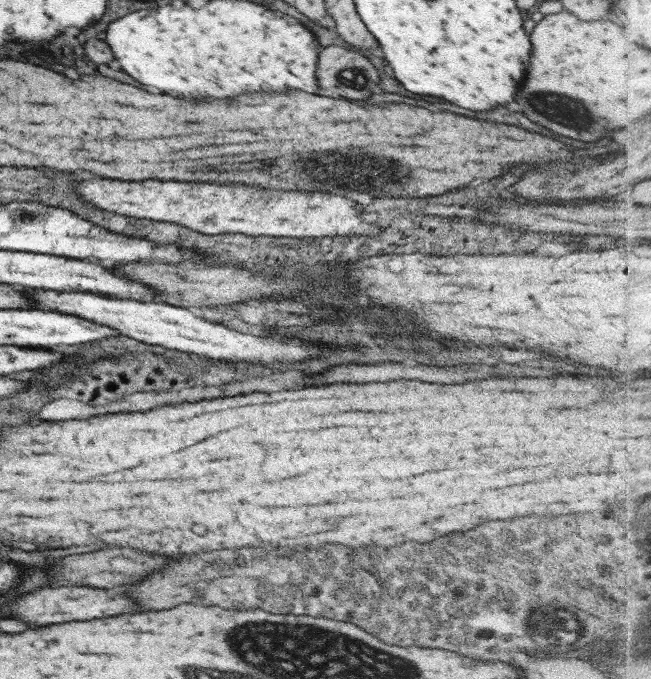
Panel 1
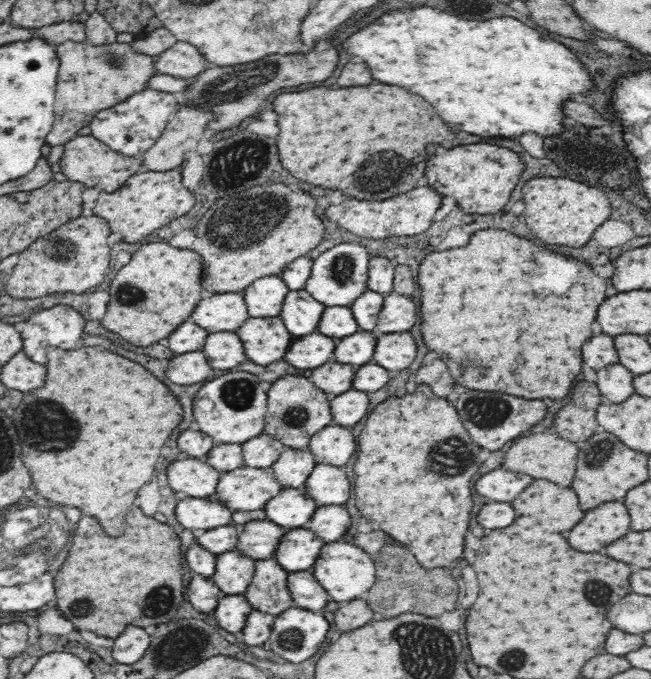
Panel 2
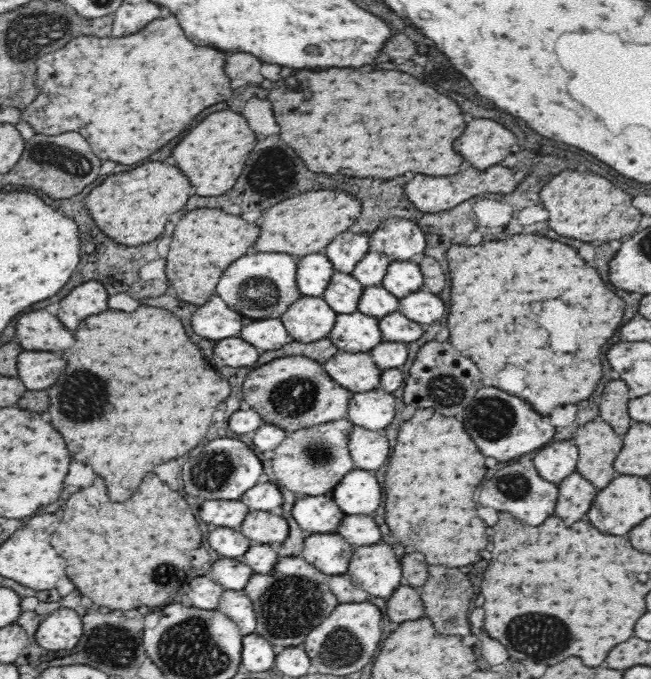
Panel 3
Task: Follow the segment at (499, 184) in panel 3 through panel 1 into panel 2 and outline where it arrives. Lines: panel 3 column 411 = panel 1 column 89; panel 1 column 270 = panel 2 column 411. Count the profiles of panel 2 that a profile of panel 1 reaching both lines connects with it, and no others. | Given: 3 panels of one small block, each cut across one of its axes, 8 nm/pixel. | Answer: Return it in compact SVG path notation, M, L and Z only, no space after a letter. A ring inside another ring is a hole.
M424 186L424 188L414 188L402 196L393 196L393 198L380 201L360 201L346 200L338 206L328 206L325 215L338 224L338 227L354 233L356 236L362 236L365 239L381 239L388 236L416 236L422 234L430 228L432 218L442 204L442 196Z

